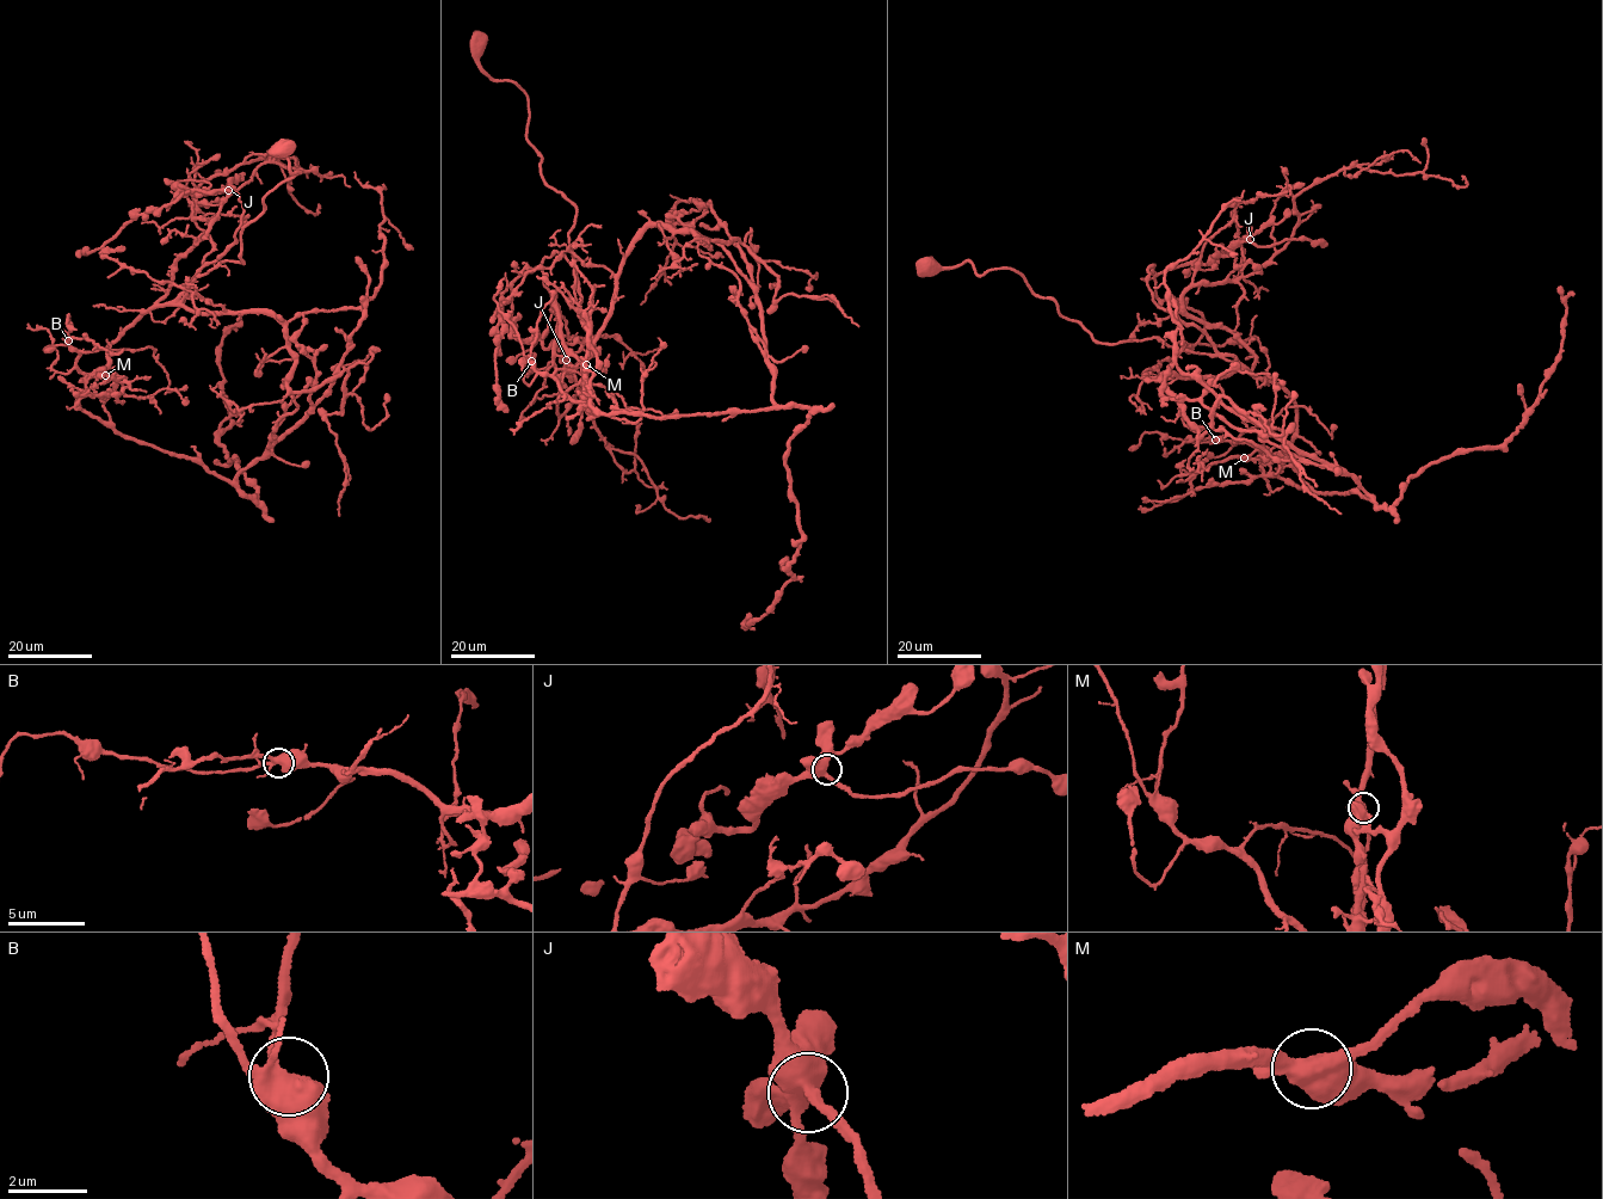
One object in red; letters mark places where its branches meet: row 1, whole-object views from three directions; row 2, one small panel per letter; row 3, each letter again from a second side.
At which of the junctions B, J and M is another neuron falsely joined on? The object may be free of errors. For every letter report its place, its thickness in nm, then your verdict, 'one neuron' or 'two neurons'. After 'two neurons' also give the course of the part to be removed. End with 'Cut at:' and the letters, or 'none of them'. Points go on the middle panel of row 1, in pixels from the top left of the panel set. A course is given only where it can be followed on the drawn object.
B: at (531, 361); 500 nm thick; one neuron
J: at (566, 360); 550 nm thick; one neuron
M: at (586, 364); 500 nm thick; two neurons; foreign part runs (586, 363), (584, 395), (605, 414), (808, 409), (784, 459), (802, 537), (791, 579), (746, 626), (747, 615)
Cut at: M

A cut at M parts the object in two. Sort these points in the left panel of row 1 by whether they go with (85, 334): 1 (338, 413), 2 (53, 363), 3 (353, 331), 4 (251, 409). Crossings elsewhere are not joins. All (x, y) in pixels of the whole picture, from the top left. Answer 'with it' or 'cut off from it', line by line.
1: with it
2: with it
3: cut off from it
4: with it

